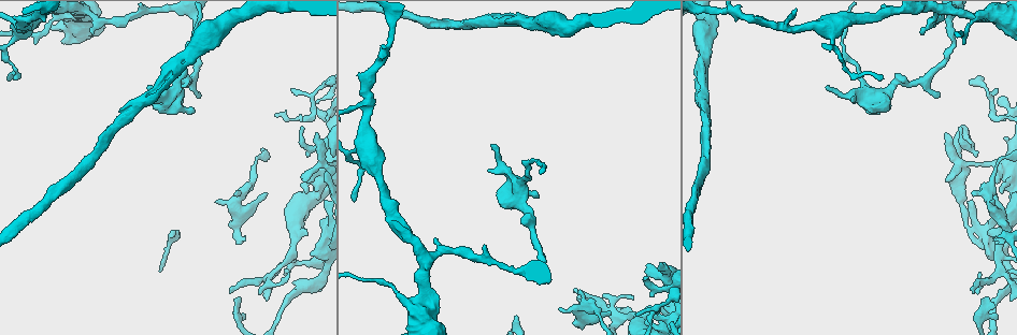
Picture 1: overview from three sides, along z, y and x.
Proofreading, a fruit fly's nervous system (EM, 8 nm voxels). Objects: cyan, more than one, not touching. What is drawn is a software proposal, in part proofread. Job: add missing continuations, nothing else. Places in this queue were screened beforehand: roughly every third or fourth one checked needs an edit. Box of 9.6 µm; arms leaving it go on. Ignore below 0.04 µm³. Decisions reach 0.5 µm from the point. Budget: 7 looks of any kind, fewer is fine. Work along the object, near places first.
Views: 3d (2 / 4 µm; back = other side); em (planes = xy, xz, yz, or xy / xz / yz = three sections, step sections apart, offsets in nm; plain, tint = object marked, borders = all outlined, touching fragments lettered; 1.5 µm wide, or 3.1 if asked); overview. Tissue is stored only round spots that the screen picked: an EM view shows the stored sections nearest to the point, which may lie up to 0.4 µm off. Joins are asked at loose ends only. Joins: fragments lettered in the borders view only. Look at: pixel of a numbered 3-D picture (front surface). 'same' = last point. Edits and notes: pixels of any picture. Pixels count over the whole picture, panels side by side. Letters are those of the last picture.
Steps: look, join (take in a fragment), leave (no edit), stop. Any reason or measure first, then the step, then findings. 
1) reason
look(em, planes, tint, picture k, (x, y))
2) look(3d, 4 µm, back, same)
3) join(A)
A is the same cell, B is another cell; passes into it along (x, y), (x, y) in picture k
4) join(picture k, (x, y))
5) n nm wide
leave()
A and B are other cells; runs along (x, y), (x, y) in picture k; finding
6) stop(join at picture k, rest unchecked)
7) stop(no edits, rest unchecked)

an open end
look(3d, 4 µm, picture 1, (877, 114))

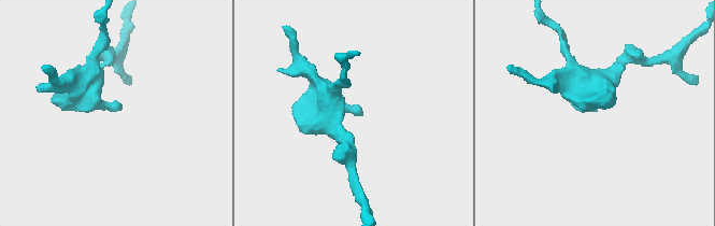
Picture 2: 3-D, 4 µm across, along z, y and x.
now the EM
look(em, planes, borders, picture 2, (596, 111))

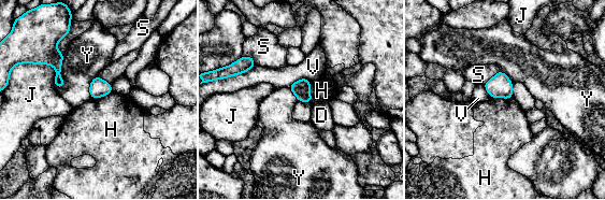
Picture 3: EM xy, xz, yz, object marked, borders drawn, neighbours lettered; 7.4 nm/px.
leave()
D, H, J, S, V and Y are other cells; border along (490, 97), (512, 99) in picture 3; none of them fits

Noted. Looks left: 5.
free end
look(em, planes, borders, picture 1, (998, 315))

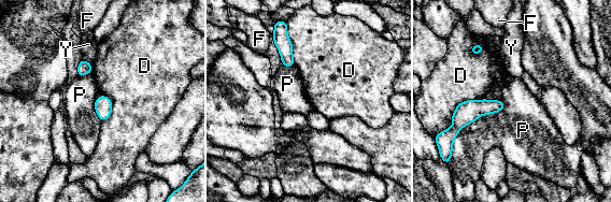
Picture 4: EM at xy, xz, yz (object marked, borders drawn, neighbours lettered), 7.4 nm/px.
P touches over 380 nm
leave()
D, F, P and Y are other cells; no lettered fragment goes on from it

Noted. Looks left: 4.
look(3d, 2 µm, picture 1, (562, 308))

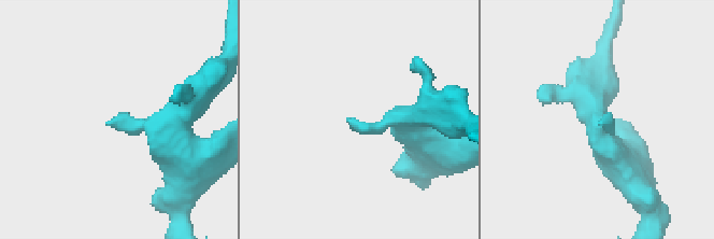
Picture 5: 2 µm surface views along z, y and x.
need the tissue
look(em, yz, step 8, tint, picture 5, (599, 122))

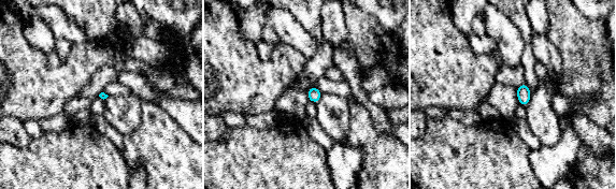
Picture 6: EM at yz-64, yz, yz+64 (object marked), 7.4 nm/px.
look(em, planes, borders, same)

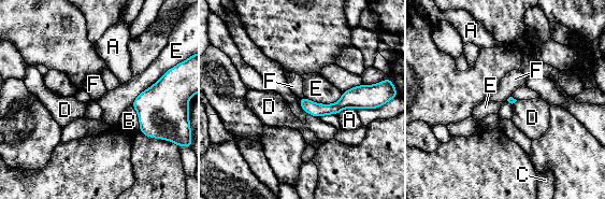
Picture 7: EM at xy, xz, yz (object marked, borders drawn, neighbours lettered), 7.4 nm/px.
leave()
A, B, C, D, E and F are other cells; runs along (366, 94), (334, 109), (302, 101) in picture 7; none of them fits

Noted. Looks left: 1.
stop(no edits, rest unchecked)

